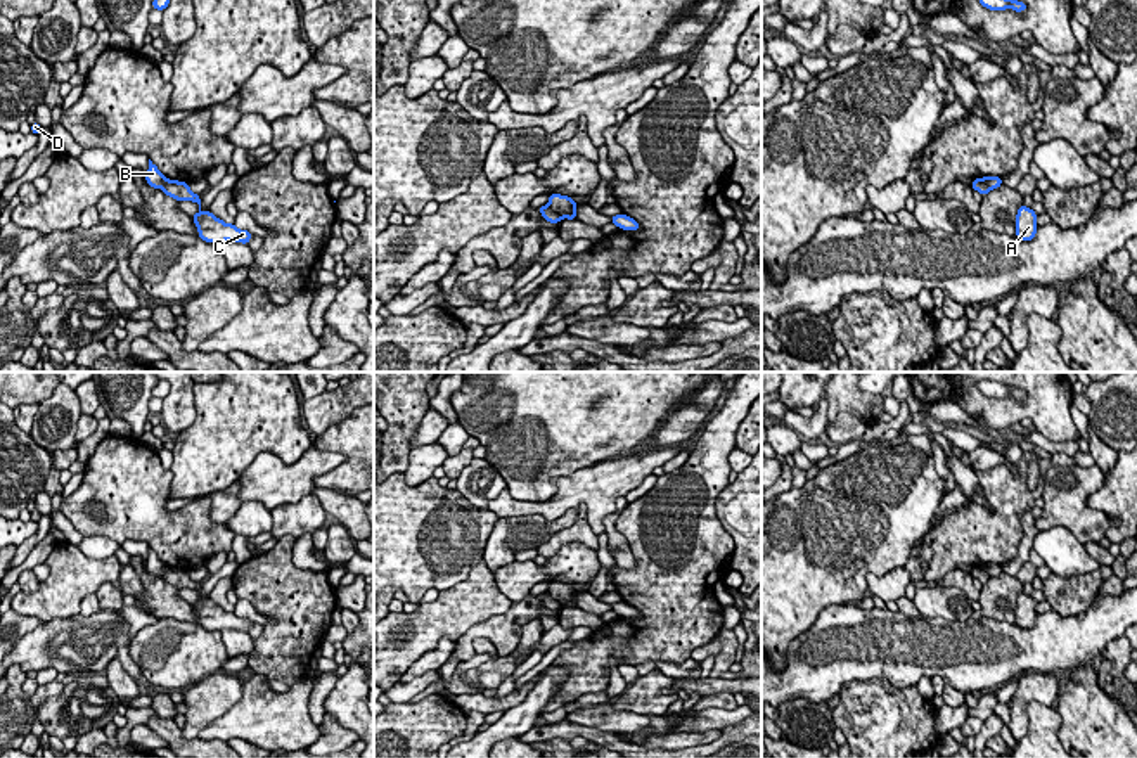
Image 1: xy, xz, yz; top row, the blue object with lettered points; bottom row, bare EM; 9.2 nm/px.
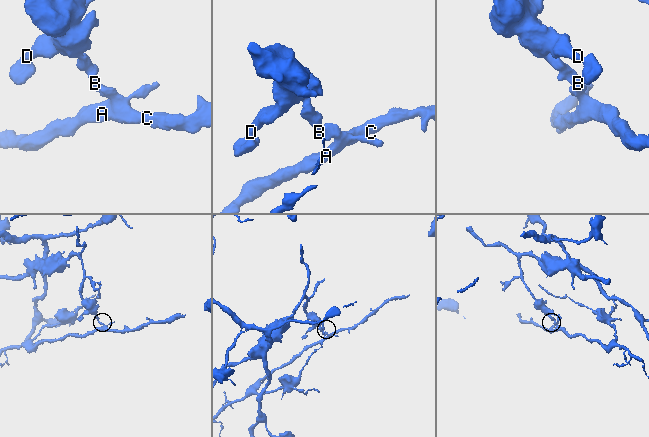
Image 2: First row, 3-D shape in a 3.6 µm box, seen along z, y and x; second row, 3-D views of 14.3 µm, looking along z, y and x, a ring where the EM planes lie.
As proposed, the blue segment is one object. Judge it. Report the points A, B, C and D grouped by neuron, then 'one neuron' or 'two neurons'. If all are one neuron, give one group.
groups A C / B D; two neurons

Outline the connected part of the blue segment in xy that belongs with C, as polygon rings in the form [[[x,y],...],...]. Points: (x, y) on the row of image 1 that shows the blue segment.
[[[168,180],[163,187],[163,192],[175,201],[192,201],[199,204],[199,211],[192,216],[201,237],[206,242],[242,242],[249,244],[253,237],[247,230],[239,230],[234,223],[225,223],[223,220],[216,218],[209,209],[206,213],[201,211],[201,197],[199,194],[192,194],[189,183],[178,180]]]

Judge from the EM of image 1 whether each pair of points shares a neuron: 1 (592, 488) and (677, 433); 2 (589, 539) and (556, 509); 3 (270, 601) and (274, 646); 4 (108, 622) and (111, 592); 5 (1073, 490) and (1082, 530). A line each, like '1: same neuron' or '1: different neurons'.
1: different neurons
2: different neurons
3: same neuron
4: different neurons
5: same neuron

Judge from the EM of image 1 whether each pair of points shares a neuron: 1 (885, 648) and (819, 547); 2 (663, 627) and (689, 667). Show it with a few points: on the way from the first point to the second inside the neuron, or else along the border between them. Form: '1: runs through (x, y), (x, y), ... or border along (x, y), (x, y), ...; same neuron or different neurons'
1: border along (848, 603), (829, 604), (812, 623); different neurons
2: border along (689, 656), (677, 663), (655, 661); different neurons

